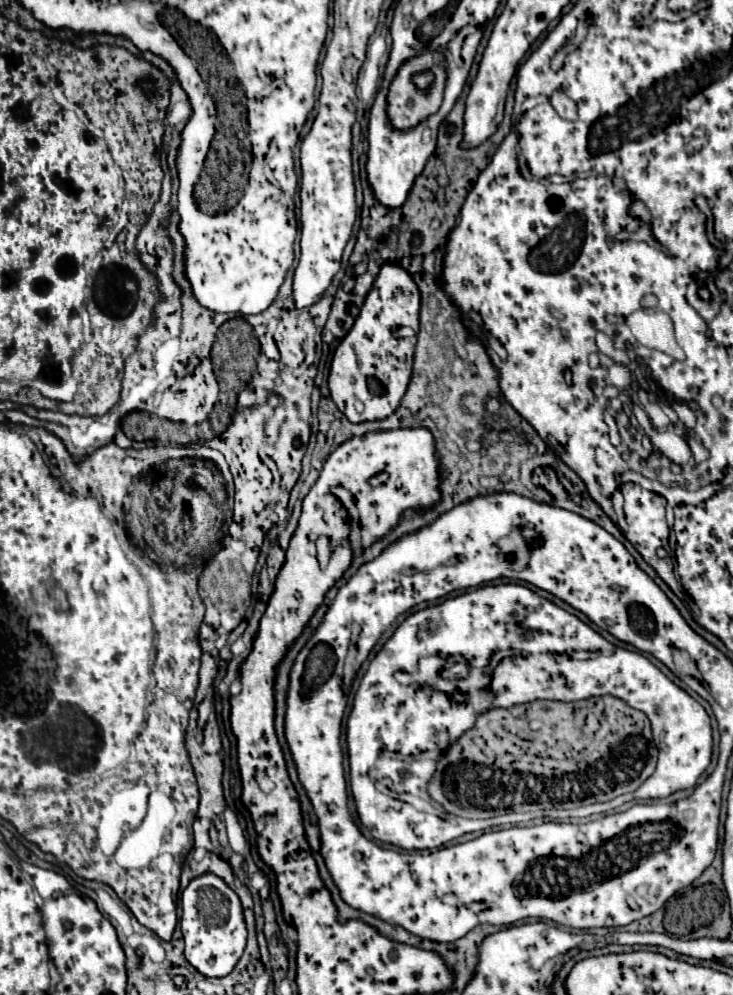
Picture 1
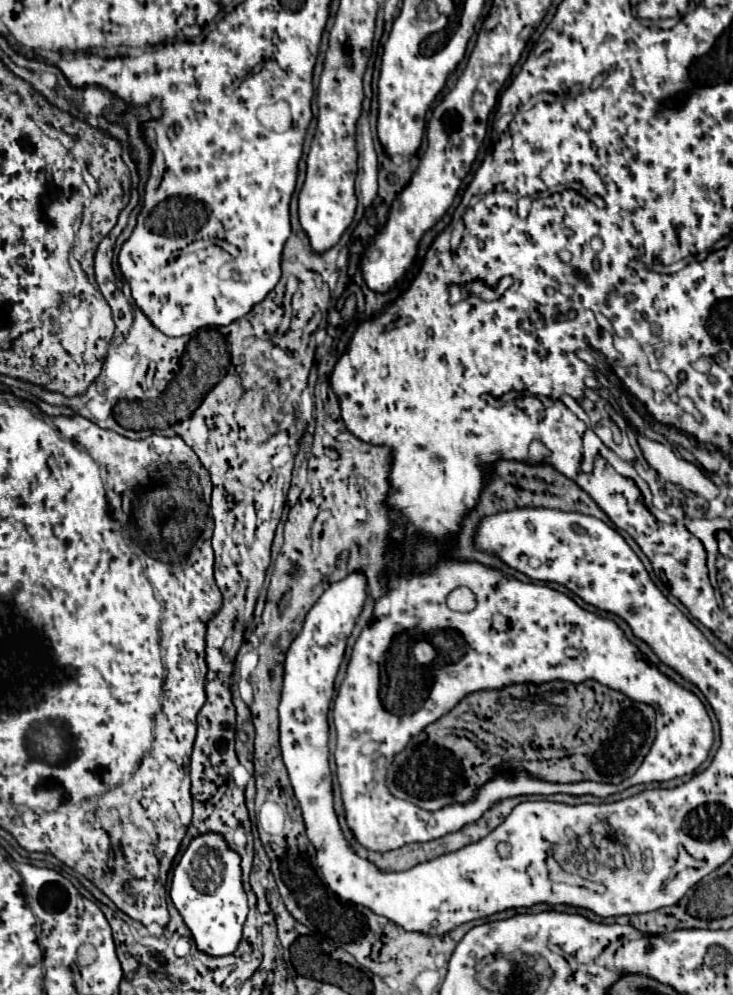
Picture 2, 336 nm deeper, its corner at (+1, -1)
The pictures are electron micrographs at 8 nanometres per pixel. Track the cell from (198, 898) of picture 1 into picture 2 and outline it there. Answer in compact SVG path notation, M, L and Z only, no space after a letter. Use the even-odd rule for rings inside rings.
M209 831L191 839L173 869L169 895L203 953L221 957L237 949L247 919L247 895L241 883L241 857L227 845L223 835Z

